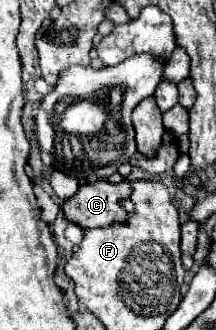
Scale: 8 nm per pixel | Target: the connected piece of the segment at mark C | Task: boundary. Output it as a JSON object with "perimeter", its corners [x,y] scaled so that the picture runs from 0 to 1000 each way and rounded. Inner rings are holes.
{"perimeter":[[[407,552],[306,606],[296,655],[380,691],[472,691],[528,673],[574,673],[593,648],[556,630],[546,612],[565,600],[602,600],[602,582],[602,552]]]}

